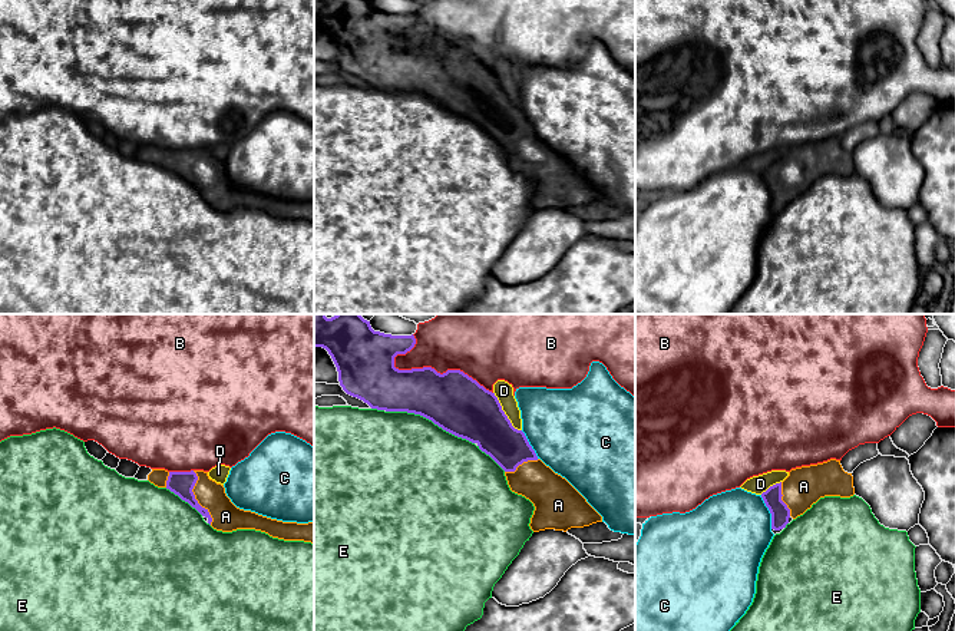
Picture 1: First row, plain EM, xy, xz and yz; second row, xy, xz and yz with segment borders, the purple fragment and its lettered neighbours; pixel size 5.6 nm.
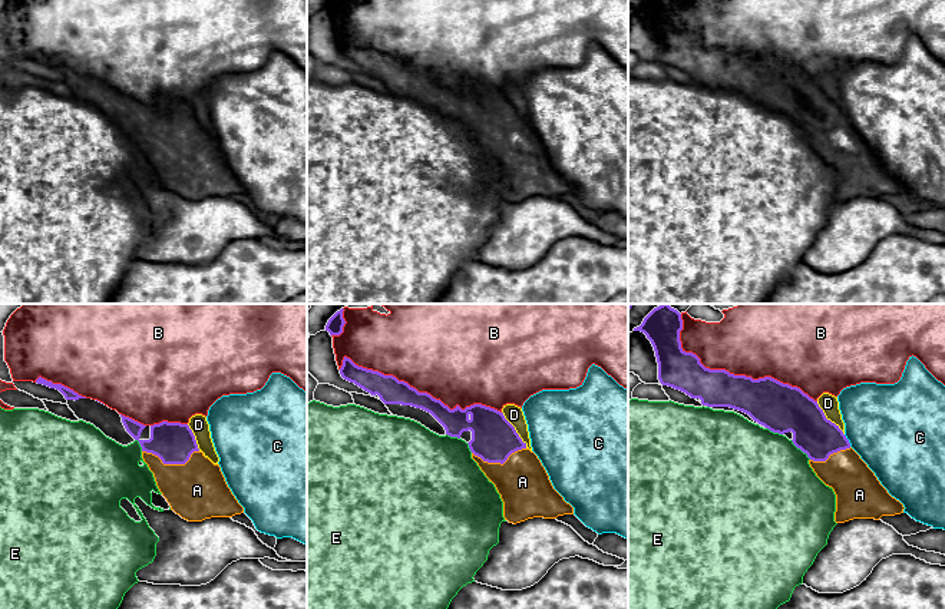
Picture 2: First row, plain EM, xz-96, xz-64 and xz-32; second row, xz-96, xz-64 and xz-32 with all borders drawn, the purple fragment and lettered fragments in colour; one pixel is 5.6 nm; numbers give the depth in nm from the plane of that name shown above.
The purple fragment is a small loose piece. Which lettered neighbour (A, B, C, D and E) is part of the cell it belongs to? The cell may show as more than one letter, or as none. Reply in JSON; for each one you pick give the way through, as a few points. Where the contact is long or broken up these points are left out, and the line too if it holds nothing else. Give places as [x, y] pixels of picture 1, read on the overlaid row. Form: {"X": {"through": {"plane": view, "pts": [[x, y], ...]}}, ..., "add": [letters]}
{"A": {"through": {"plane": "xy", "pts": [[181, 484], [194, 498], [207, 498], [225, 516]]}}, "add": ["A"]}

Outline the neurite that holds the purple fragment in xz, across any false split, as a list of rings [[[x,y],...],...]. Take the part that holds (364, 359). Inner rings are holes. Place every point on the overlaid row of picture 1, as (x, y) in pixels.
[[[314,314],[314,348],[323,347],[328,351],[337,367],[340,386],[347,394],[363,400],[371,409],[420,414],[443,430],[476,443],[482,452],[489,455],[505,470],[510,490],[533,503],[535,511],[529,523],[533,532],[545,529],[566,532],[571,528],[584,528],[602,522],[602,516],[586,499],[565,478],[555,473],[536,456],[525,433],[512,426],[495,393],[486,390],[460,370],[447,370],[440,374],[432,367],[412,370],[396,369],[394,357],[397,354],[406,354],[414,344],[416,338],[413,334],[391,336],[374,331],[370,321],[364,320],[360,314],[336,314],[331,318],[327,318],[326,314]]]

